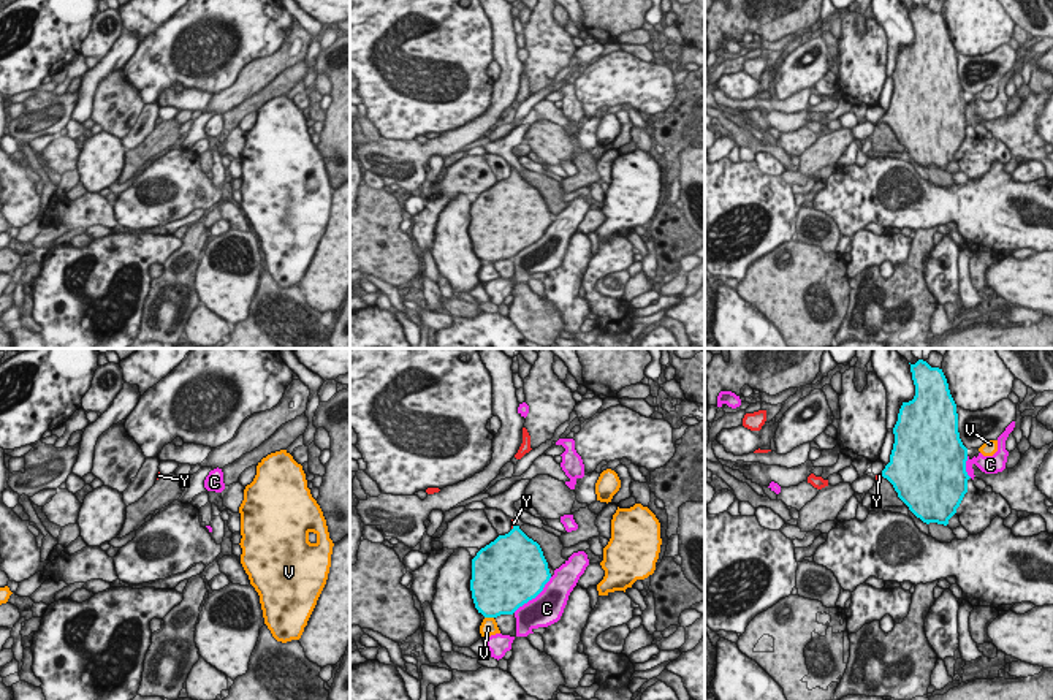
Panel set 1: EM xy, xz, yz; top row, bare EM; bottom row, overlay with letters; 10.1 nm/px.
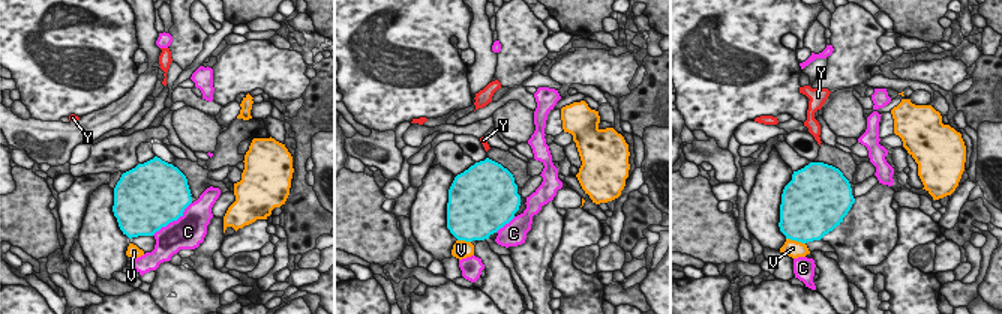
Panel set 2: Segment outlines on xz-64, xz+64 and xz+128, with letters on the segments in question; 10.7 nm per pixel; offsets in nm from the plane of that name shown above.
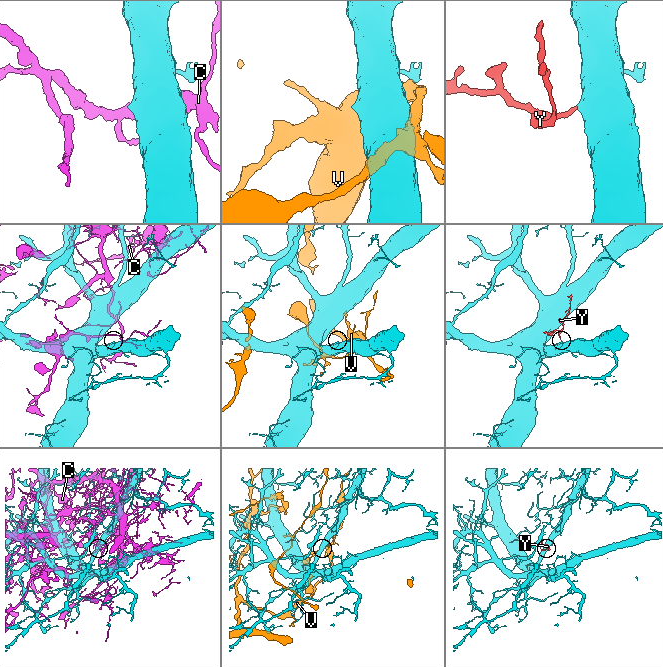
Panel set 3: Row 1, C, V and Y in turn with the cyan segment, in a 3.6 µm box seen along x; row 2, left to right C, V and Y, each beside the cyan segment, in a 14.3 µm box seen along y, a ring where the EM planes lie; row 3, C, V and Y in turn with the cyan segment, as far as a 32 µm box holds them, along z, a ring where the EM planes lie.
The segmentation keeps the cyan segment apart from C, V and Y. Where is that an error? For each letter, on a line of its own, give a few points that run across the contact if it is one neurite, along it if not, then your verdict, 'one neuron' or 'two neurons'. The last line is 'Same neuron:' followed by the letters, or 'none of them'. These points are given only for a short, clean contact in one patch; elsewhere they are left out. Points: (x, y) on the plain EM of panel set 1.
C: two neurons
V: two neurons
Y: line xz (515, 195), (513, 171), (513, 168); one neuron
Same neuron: Y

